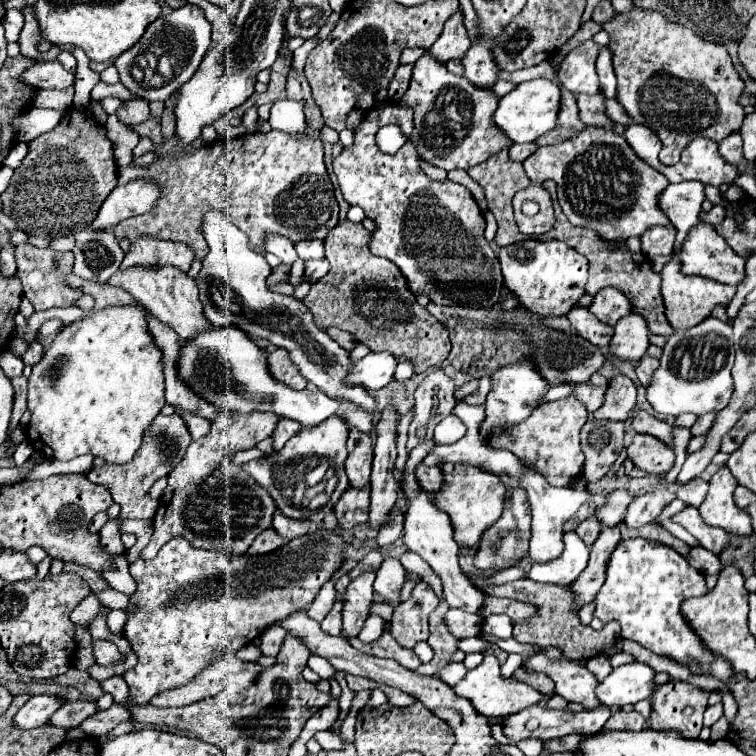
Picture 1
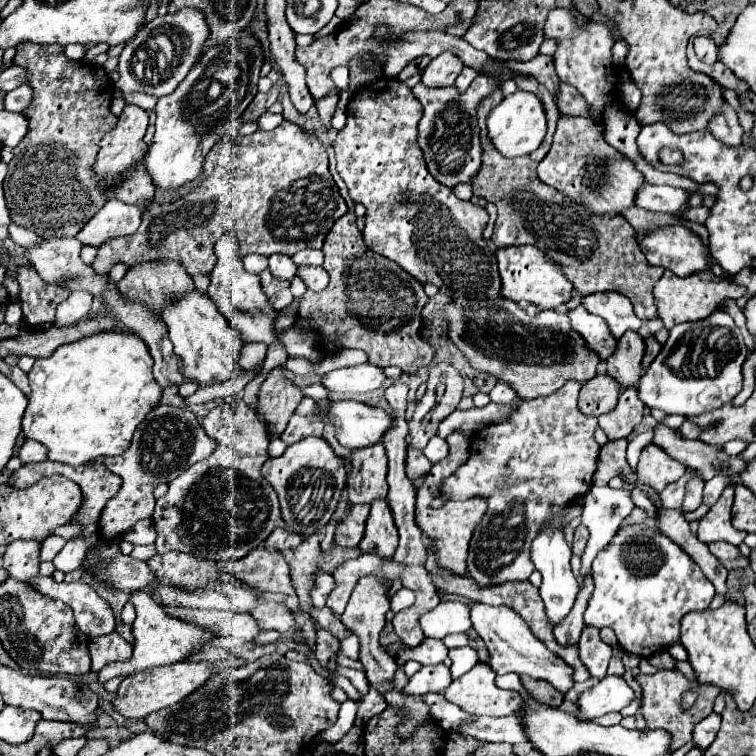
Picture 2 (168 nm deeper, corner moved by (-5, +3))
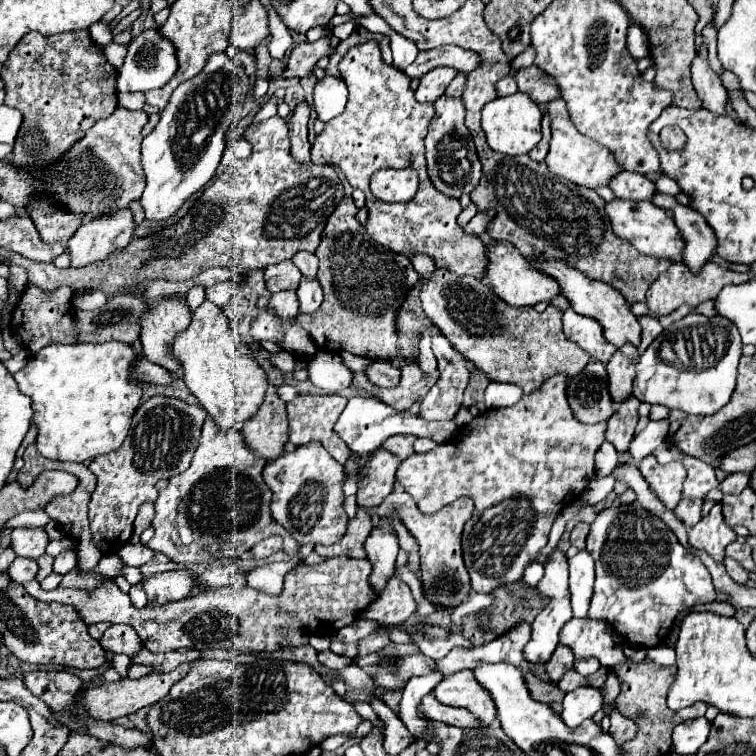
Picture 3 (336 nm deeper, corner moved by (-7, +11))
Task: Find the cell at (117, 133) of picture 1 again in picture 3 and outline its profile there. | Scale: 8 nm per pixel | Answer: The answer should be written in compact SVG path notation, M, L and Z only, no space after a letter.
M120 93L117 95L118 107L126 109L143 109L146 103L144 93Z

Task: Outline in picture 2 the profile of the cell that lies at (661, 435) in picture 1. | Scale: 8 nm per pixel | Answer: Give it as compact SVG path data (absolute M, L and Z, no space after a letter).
M658 423L654 429L654 445L662 447L672 459L684 463L688 469L698 469L704 481L722 473L726 473L728 477L738 475L746 467L746 461L726 455L722 447L706 445L698 439L686 439L678 429L666 427L662 423Z

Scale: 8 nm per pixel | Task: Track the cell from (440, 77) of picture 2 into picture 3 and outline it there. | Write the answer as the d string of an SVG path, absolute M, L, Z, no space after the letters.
M438 67L432 69L428 75L420 79L420 87L416 89L416 101L418 103L434 103L450 85L450 81L456 77L456 69L452 67Z

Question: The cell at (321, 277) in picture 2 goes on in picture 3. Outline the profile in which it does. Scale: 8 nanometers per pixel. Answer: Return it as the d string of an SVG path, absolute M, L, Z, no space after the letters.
M302 279L298 287L300 313L314 313L322 305L322 287L318 279Z

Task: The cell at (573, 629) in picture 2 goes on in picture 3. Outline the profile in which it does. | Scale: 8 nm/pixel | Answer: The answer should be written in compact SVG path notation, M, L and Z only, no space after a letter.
M558 645L556 651L554 651L554 655L552 655L552 659L550 659L548 665L546 665L546 681L550 681L550 683L560 683L560 679L564 677L564 673L566 673L568 669L572 669L572 665L574 665L574 655L572 655L572 651L570 651L568 647Z

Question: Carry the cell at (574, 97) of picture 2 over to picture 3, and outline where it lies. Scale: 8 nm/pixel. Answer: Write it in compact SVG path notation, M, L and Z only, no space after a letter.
M534 65L518 69L514 79L516 79L518 91L528 93L528 97L532 97L532 101L538 101L538 105L544 105L560 97L560 89L554 85L554 81Z

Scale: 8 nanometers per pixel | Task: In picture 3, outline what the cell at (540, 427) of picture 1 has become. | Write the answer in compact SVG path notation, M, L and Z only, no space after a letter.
M552 375L536 393L522 395L516 405L474 417L452 441L422 455L414 453L398 467L398 483L412 495L424 515L434 515L462 495L474 501L472 519L464 525L462 533L462 557L476 593L490 593L500 585L518 581L526 565L546 545L558 513L568 507L570 501L578 499L596 475L594 453L606 441L606 423L586 425L574 417L566 399L566 381L566 375Z

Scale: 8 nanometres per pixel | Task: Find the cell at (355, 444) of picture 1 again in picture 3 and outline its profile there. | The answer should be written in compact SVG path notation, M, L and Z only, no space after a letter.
M378 449L370 455L370 461L364 467L364 475L358 481L358 507L374 509L384 501L384 497L392 493L398 465L400 459L384 449Z

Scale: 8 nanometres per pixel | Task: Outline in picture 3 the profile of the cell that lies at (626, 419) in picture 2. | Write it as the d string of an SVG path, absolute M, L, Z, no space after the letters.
M630 397L624 403L620 403L616 413L608 419L606 439L614 445L618 453L628 451L630 447L630 441L634 437L634 427L638 423L638 405L640 401L636 397Z

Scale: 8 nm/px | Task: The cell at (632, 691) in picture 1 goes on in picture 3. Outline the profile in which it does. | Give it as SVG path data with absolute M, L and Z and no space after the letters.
M580 687L564 695L560 719L568 727L576 727L586 719L592 719L594 713L602 707L602 693L596 687Z

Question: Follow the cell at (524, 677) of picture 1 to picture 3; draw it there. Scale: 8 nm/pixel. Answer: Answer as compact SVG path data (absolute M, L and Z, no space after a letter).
M524 673L524 681L526 681L526 687L532 695L532 699L540 701L540 703L546 703L550 709L554 711L560 711L560 705L562 705L562 697L566 695L564 691L558 689L558 685L554 683L548 683L548 681L542 681L540 677L536 677L534 673Z

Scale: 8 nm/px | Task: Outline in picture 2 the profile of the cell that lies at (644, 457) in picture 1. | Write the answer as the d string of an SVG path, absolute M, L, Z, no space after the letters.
M654 443L642 449L642 455L636 467L636 475L640 483L650 485L656 491L662 491L668 483L678 481L682 473L686 473L686 467L680 461L666 457L664 449L658 449Z

